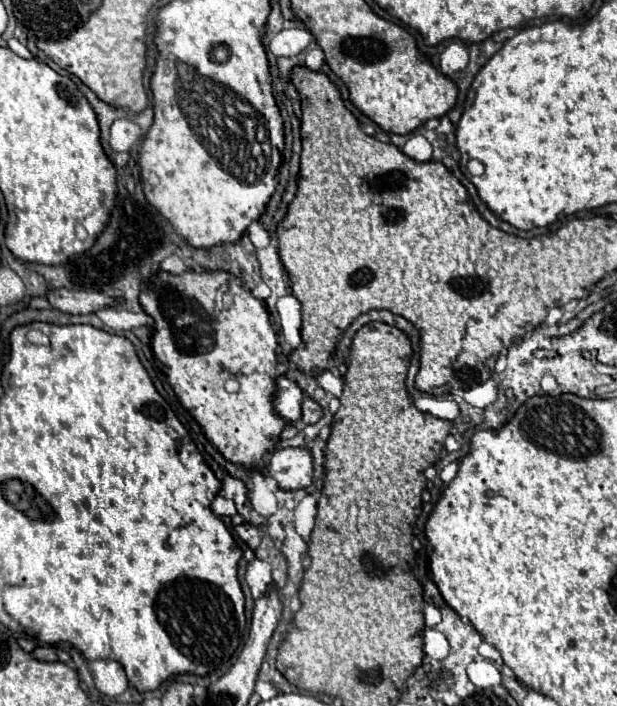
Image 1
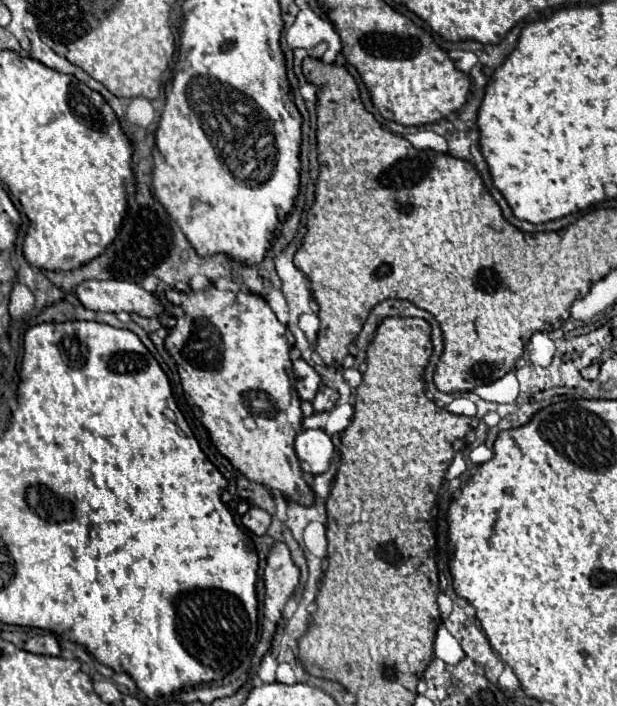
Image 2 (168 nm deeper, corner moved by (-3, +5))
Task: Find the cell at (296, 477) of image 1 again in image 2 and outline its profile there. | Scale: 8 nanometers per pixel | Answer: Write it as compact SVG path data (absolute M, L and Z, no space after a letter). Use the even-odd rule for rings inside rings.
M310 429L310 431L298 433L298 437L294 441L294 449L300 459L302 471L306 471L310 475L320 475L330 465L334 445L324 431Z

